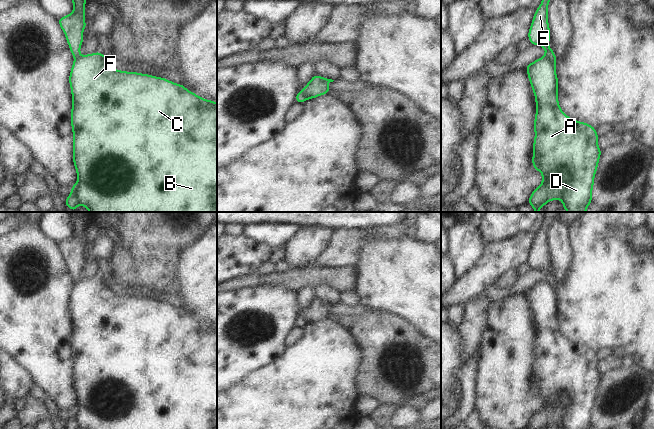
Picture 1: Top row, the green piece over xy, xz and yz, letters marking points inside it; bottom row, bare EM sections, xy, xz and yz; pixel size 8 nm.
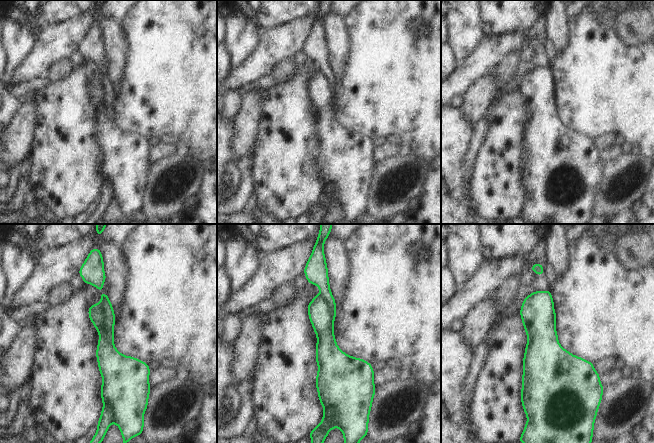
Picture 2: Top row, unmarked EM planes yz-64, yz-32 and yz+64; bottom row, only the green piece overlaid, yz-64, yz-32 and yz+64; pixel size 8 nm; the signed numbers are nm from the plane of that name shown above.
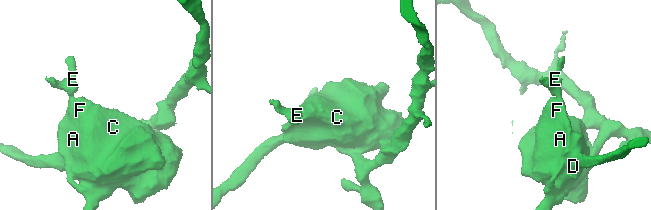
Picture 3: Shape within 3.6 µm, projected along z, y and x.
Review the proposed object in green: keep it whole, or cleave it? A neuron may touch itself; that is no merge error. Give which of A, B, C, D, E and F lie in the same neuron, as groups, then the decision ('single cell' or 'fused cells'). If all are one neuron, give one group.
A B C D F / E | fused cells

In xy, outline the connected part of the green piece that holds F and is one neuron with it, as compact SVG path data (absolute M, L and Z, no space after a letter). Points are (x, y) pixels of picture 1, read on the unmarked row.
M94 276L74 284L69 298L73 387L77 396L73 415L79 429L217 429L217 327L189 315L183 308L150 298L116 294L112 287L101 276Z

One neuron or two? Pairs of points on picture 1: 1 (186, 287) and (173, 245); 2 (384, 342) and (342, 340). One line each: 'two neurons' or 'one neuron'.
1: two neurons
2: two neurons

